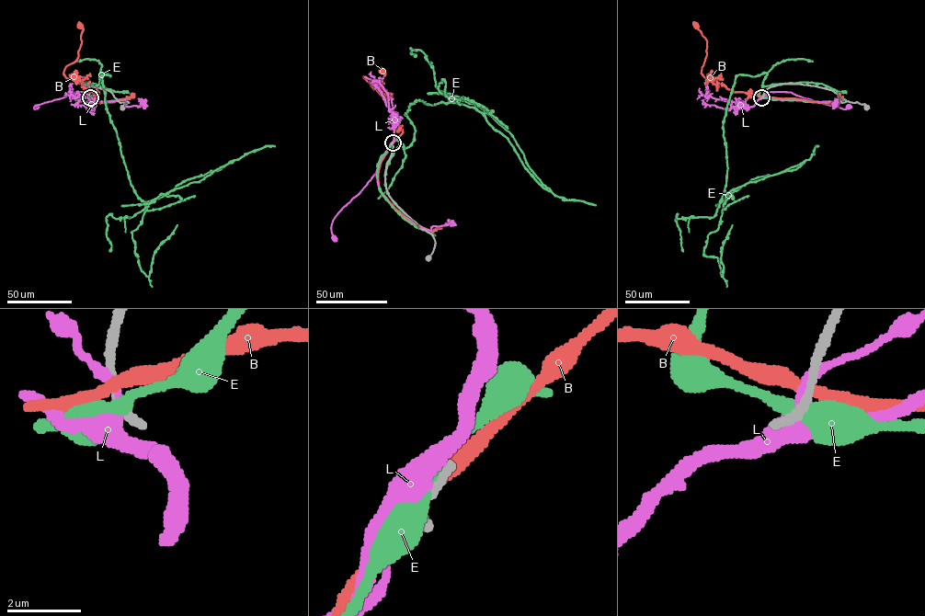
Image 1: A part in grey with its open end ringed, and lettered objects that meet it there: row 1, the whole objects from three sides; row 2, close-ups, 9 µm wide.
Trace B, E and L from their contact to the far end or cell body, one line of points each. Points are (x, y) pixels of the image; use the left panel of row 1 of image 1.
B: (89, 96), (98, 92), (89, 92), (63, 74), (65, 67), (78, 57), (83, 30), (79, 25)
E: (89, 97), (109, 74), (107, 112), (144, 201), (234, 161), (131, 217), (108, 214), (109, 251)
L: (89, 96), (85, 92), (73, 92), (37, 107)

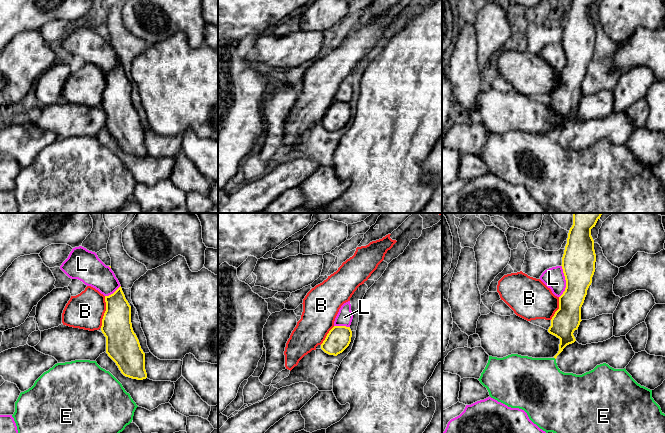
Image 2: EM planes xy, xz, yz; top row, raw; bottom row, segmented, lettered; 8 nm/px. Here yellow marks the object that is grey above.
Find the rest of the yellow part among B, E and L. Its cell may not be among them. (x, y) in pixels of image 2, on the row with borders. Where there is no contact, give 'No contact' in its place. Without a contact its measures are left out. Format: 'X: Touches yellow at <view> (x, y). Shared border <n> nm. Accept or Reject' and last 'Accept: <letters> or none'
B: Touches yellow at xy (105, 312). Shared border 260 nm. Reject
E: No contact. Reject
L: Touches yellow at yz (566, 281). Shared border 260 nm. Reject
Accept: none

